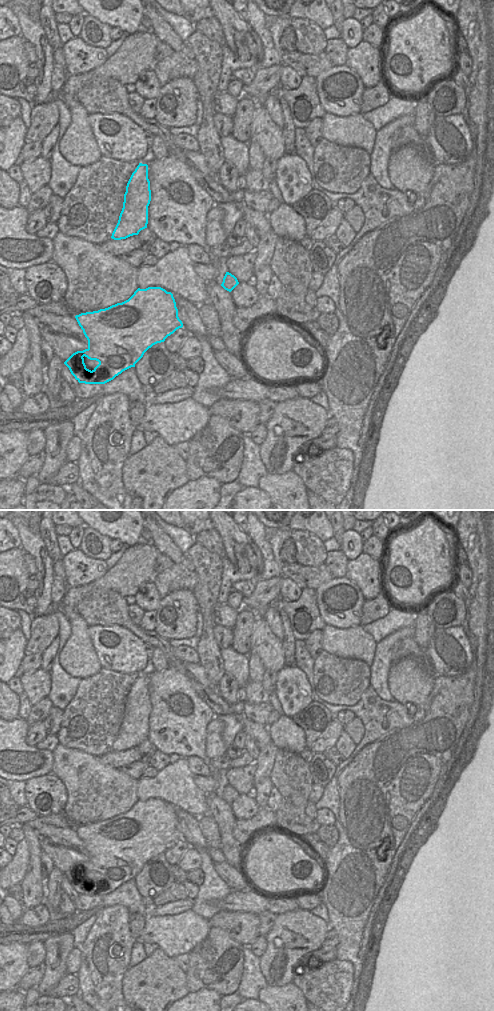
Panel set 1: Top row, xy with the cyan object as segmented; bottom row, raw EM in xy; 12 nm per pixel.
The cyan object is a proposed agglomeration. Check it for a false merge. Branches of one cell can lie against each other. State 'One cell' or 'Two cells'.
One cell.

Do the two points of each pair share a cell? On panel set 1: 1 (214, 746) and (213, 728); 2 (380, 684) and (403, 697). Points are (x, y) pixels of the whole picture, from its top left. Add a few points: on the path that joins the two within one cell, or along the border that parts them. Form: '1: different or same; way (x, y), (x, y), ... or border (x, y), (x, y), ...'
1: same; way (214, 742), (214, 732)
2: different; border (391, 665), (388, 671), (387, 689), (395, 700)

